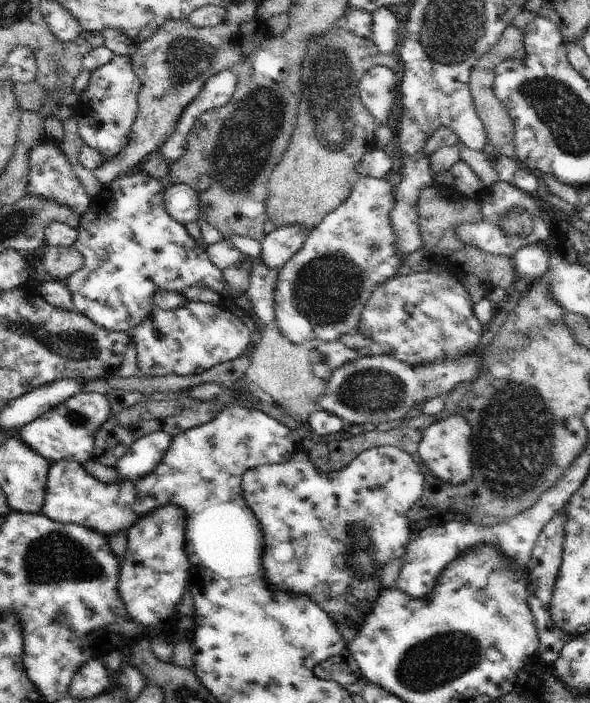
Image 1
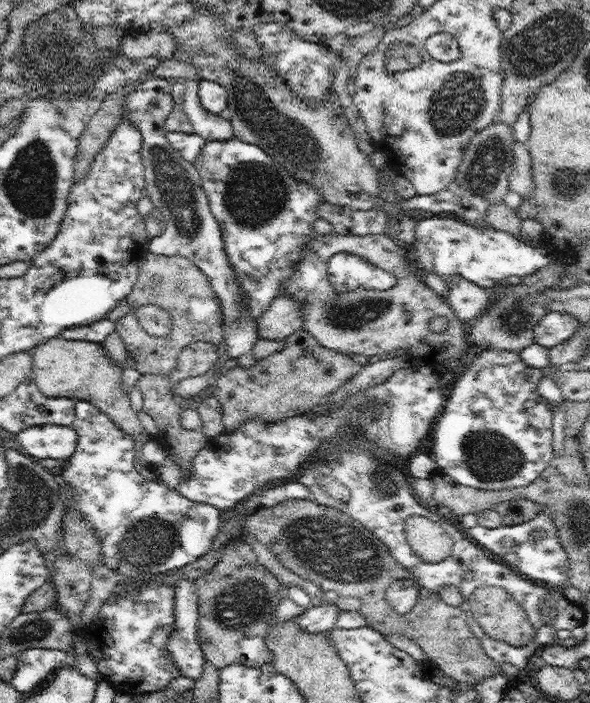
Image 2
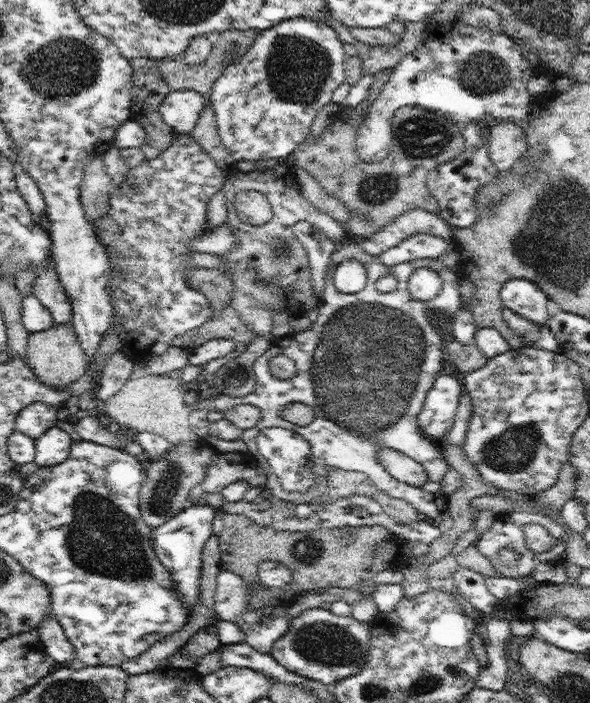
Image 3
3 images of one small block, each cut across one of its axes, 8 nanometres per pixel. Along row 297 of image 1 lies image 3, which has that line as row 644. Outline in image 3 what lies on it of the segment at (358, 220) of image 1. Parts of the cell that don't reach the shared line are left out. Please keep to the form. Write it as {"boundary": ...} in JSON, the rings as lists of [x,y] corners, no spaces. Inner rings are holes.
{"boundary":[[[322,608],[309,609],[291,619],[289,630],[272,646],[269,653],[300,676],[333,687],[362,670],[370,654],[370,625],[356,618],[342,617]]]}

